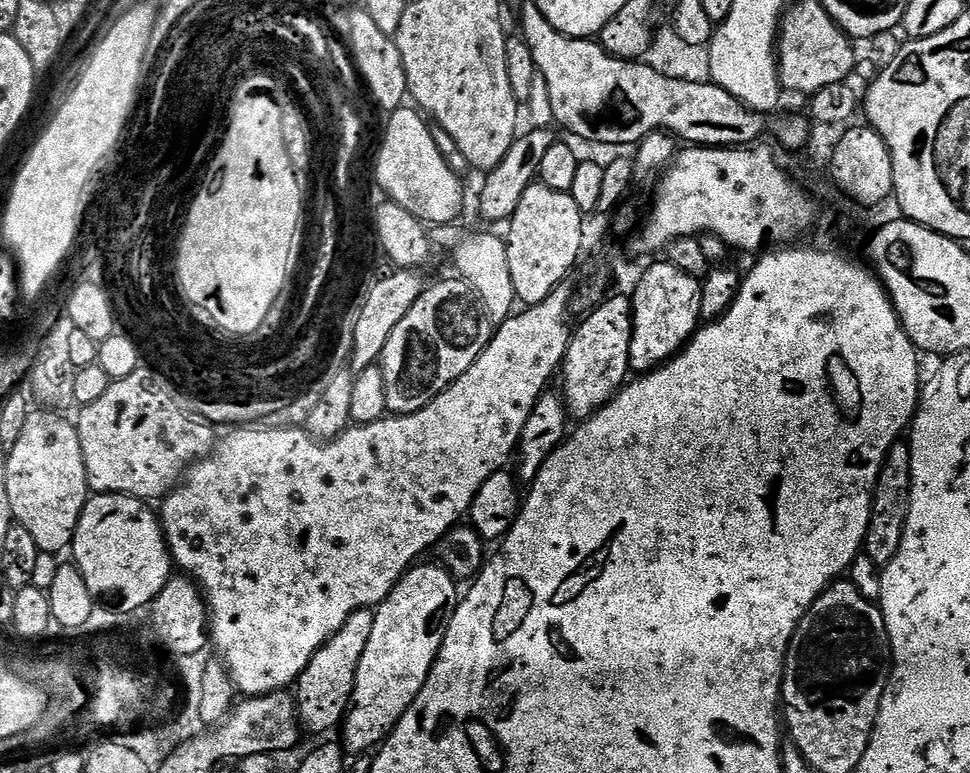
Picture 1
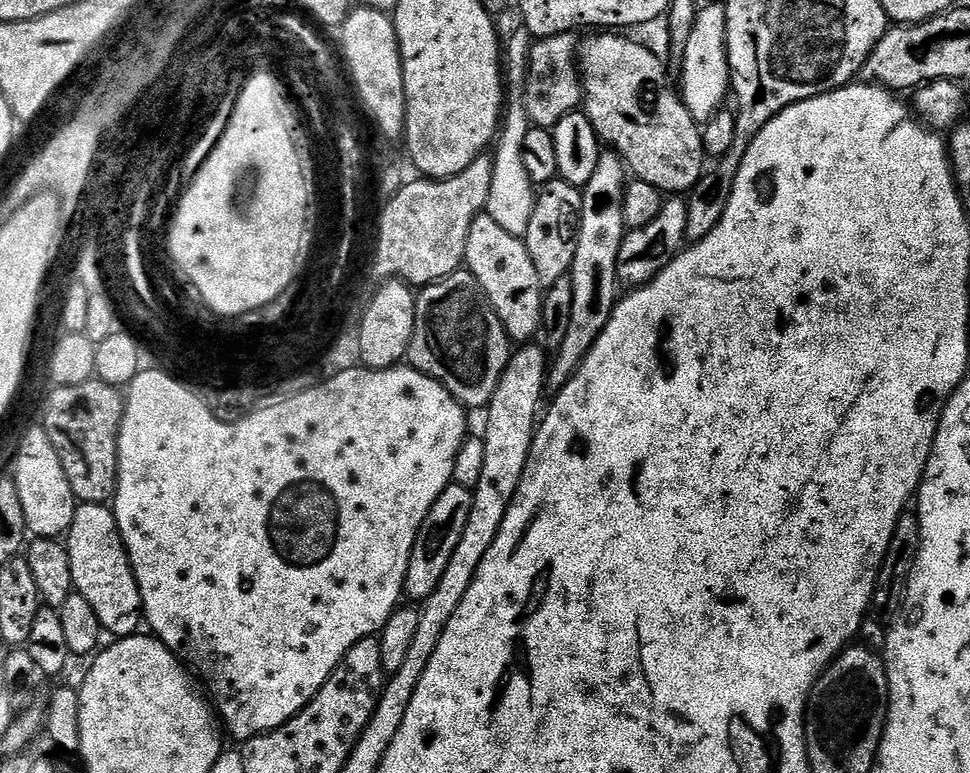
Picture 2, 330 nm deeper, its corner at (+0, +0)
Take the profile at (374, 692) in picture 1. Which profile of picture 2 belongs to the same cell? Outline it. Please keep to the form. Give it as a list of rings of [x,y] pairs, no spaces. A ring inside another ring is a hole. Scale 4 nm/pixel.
[[[451,483],[446,490],[442,490],[442,494],[434,502],[430,514],[426,514],[426,518],[418,530],[414,550],[410,554],[410,566],[406,570],[404,596],[412,599],[409,601],[423,602],[442,582],[442,576],[446,574],[446,566],[450,563],[454,549],[458,547],[458,541],[462,538],[462,530],[466,530],[466,518],[470,518],[472,494],[473,489]]]

